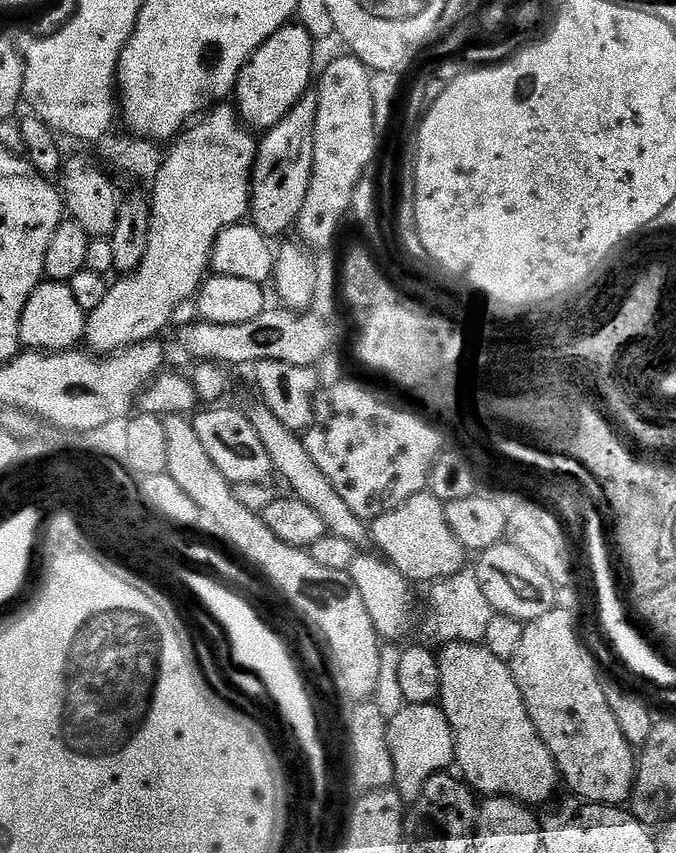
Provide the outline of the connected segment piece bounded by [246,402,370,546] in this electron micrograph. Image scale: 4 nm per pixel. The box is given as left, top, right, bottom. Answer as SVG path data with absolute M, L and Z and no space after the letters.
M262 402L255 403L246 408L248 421L250 426L254 426L258 438L262 438L262 446L266 446L266 454L270 454L270 462L275 475L281 476L288 483L288 488L292 491L289 493L295 499L306 502L306 506L310 506L310 510L315 510L318 518L322 518L325 529L331 535L344 538L355 546L361 546L364 543L367 545L370 540L369 525L360 520L358 514L354 514L354 510L350 510L350 506L346 506L346 502L342 502L342 498L334 491L334 486L330 486L326 474L322 474L322 470L318 470L314 458L310 458L310 454L306 450L303 435L290 430L290 426L285 426L276 415L270 414L270 410Z

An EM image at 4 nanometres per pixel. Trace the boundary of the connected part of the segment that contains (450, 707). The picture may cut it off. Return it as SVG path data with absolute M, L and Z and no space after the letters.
M448 642L438 652L440 666L440 694L438 704L452 728L455 748L455 767L460 767L459 775L469 788L477 793L485 792L485 797L506 796L521 804L537 806L544 804L556 792L556 783L561 783L560 771L556 769L550 750L542 742L538 730L524 705L522 694L512 676L511 667L505 661L494 658L483 643L466 644Z

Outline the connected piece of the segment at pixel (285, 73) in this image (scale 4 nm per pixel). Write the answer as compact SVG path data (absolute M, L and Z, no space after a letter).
M292 22L278 29L246 62L236 79L234 104L239 115L253 129L267 130L282 122L282 118L286 118L286 114L290 114L292 107L309 91L314 80L312 47L314 41L310 33L299 23Z

